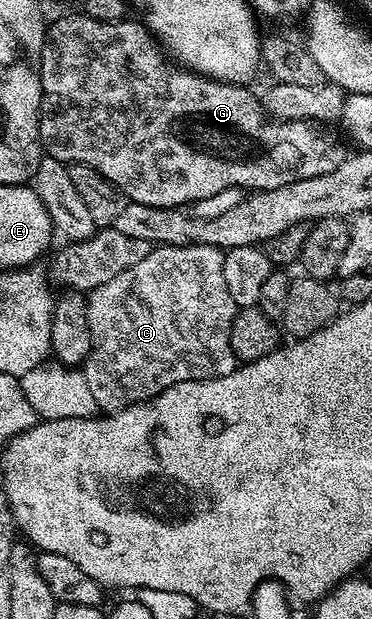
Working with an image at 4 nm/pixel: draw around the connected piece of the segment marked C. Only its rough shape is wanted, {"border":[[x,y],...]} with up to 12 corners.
{"border":[[161,245],[89,290],[114,413],[228,375],[223,250]]}

